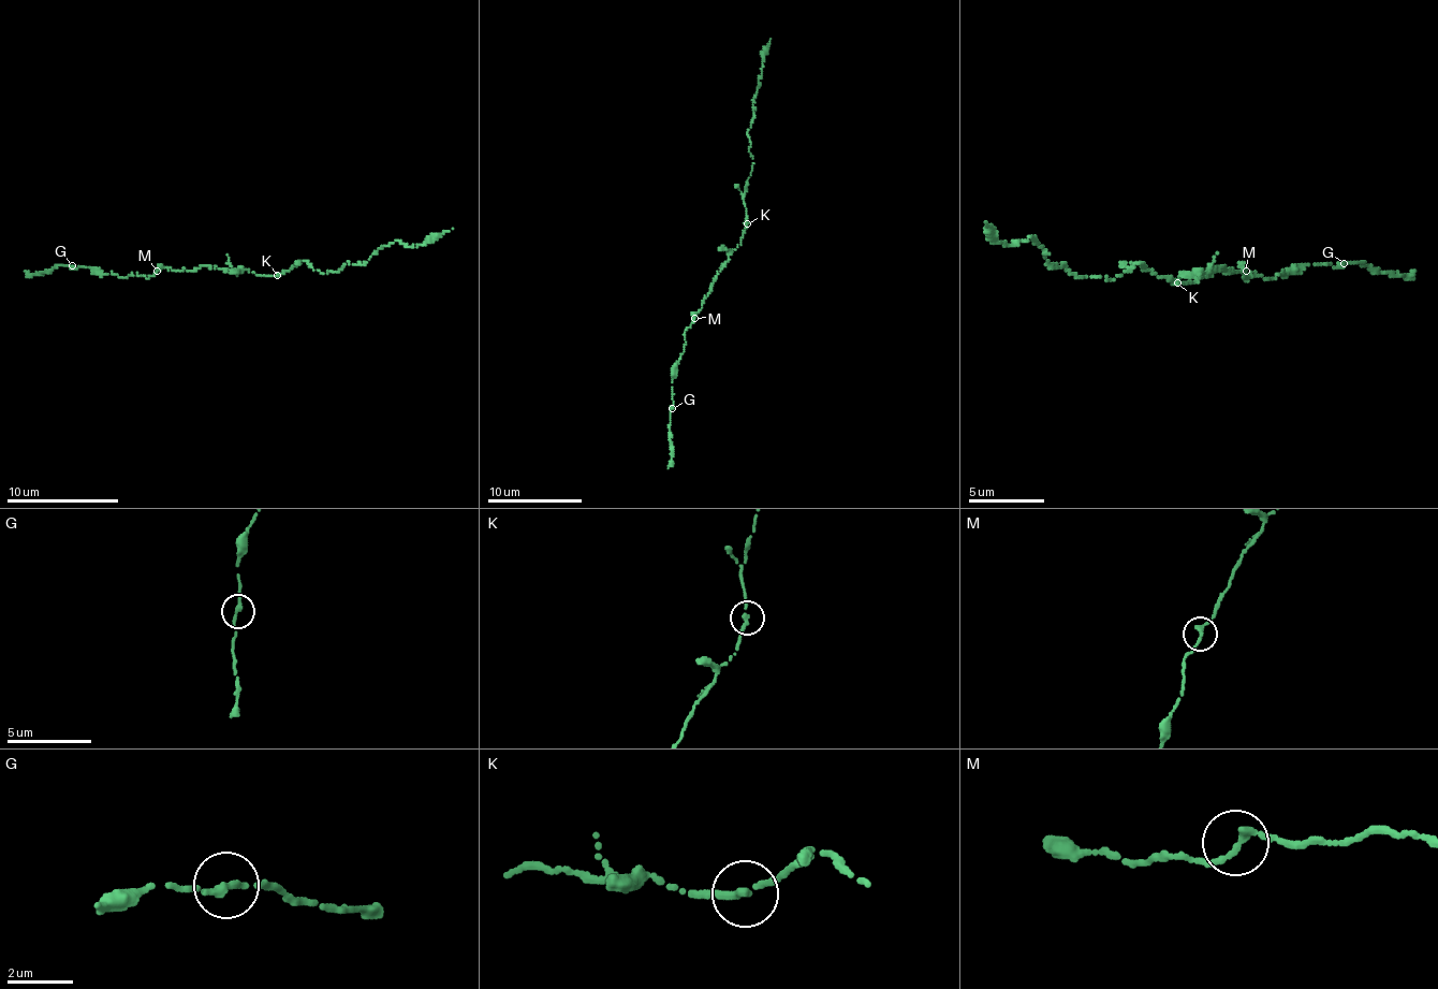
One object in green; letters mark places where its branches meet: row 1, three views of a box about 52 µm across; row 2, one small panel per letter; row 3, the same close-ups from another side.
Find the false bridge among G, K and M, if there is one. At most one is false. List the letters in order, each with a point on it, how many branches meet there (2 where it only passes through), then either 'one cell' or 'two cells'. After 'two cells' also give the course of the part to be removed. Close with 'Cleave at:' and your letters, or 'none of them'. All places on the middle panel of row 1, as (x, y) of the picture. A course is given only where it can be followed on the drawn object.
G: place (672, 408); branches 2; one cell
K: place (747, 223); branches 2; one cell
M: place (694, 318); branches 2; one cell
Cleave at: none of them

